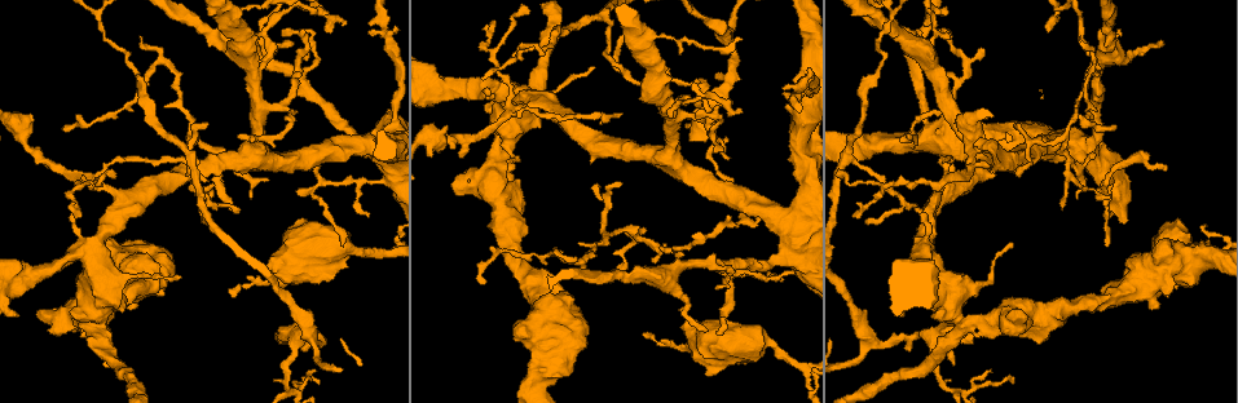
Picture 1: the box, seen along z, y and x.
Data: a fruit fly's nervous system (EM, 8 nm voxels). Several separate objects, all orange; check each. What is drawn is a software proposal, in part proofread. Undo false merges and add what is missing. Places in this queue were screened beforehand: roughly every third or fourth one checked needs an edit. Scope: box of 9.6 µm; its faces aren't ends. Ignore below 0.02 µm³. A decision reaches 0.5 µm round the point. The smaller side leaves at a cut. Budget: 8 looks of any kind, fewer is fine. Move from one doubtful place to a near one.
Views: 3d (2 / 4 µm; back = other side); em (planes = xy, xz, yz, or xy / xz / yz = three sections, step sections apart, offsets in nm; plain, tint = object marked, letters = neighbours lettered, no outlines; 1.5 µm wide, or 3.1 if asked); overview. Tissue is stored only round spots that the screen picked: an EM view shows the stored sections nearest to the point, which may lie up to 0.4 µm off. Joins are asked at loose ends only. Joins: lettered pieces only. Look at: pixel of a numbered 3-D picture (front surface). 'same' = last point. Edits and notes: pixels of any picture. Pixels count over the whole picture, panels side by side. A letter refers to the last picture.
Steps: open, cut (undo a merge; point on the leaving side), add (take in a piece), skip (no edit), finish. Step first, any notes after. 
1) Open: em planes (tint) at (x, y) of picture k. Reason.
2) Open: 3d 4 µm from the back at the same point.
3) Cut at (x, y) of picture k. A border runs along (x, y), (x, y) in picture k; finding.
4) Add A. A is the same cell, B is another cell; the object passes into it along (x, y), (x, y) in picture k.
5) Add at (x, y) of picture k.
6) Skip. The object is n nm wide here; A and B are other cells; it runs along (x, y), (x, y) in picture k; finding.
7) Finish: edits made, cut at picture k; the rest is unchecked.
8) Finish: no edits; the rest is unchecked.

Open: 3d 4 µm at (464, 172) of picture 1. Stops while still wide.

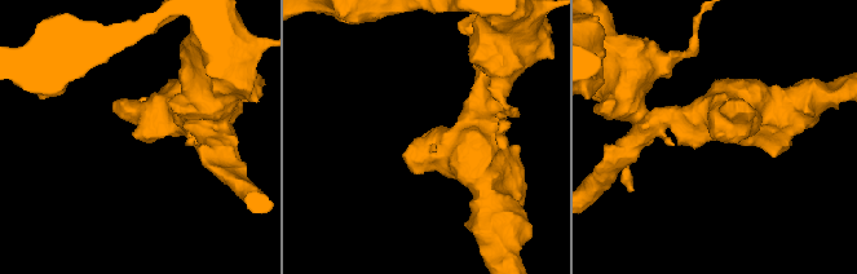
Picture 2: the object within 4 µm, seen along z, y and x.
Open: em 3.1 µm planes (tint) at (139, 126) of picture 2. Now the EM.

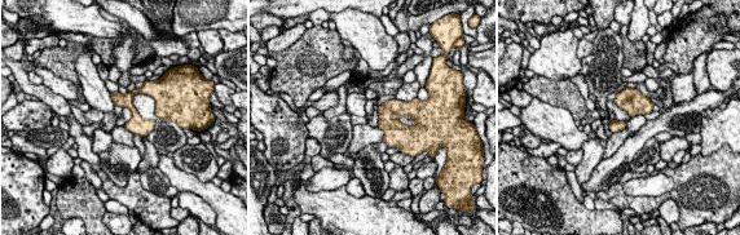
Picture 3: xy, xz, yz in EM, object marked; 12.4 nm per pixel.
Open: em 3.1 µm planes (letters) at the same point.

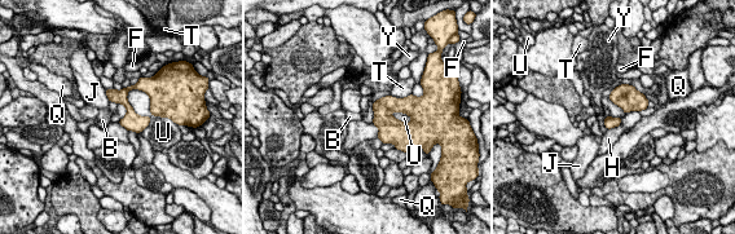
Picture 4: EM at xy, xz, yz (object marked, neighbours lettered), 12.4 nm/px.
Skip. B, F, H, J, Q, T, U and Y are other cells; a border runs along (623, 118), (617, 126), (607, 129) in picture 4; no lettered piece goes on from it.

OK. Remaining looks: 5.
Open: 3d 4 µm at (593, 68) of picture 1. Branch stops here.

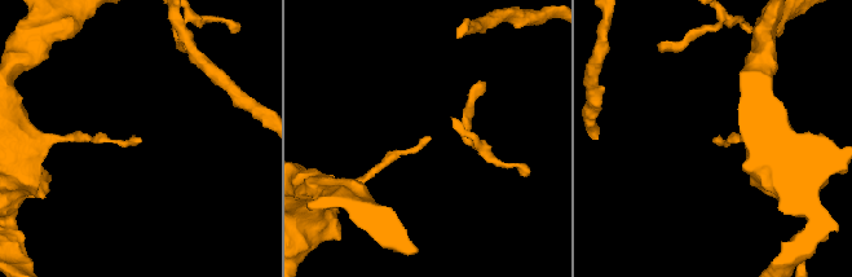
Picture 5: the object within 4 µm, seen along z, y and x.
Open: em planes (letters) at (714, 139) of picture 5. Need the tissue.

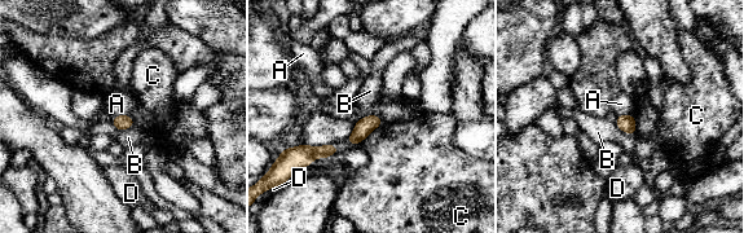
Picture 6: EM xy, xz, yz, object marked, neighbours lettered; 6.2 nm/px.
Skip. The longest contact is with C, 220 nm; A, B, C and D are other cells; a border runs along (130, 114), (114, 117) in picture 6; none of them fits.

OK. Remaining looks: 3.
Open: 3d 2 µm at (690, 139) of picture 1. Stops while still wide.

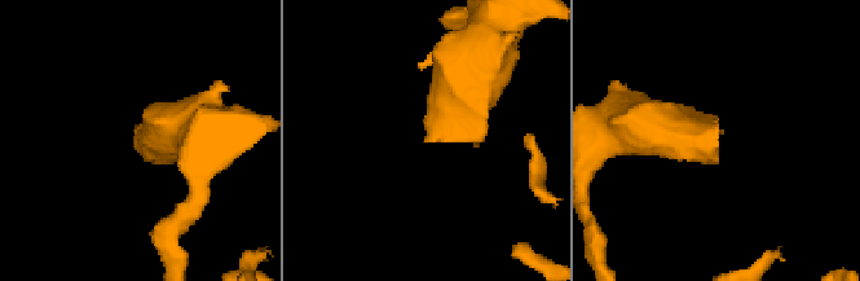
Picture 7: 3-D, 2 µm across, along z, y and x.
Open: em planes (letters) at (430, 137) of picture 7. Need the tissue.

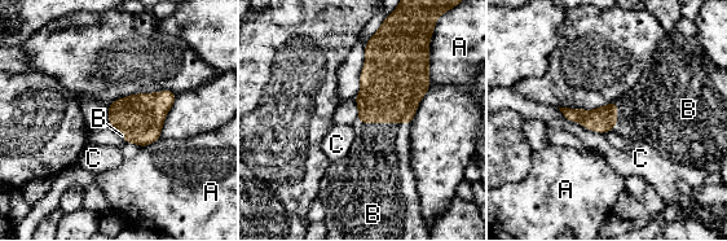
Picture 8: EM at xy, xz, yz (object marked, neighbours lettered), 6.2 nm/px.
Add at (379, 161) of picture 8. B is the same cell, A and C are other cells; it goes on there.

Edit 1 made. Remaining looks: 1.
Finish: edits made, add at picture 8; the rest is unchecked.

